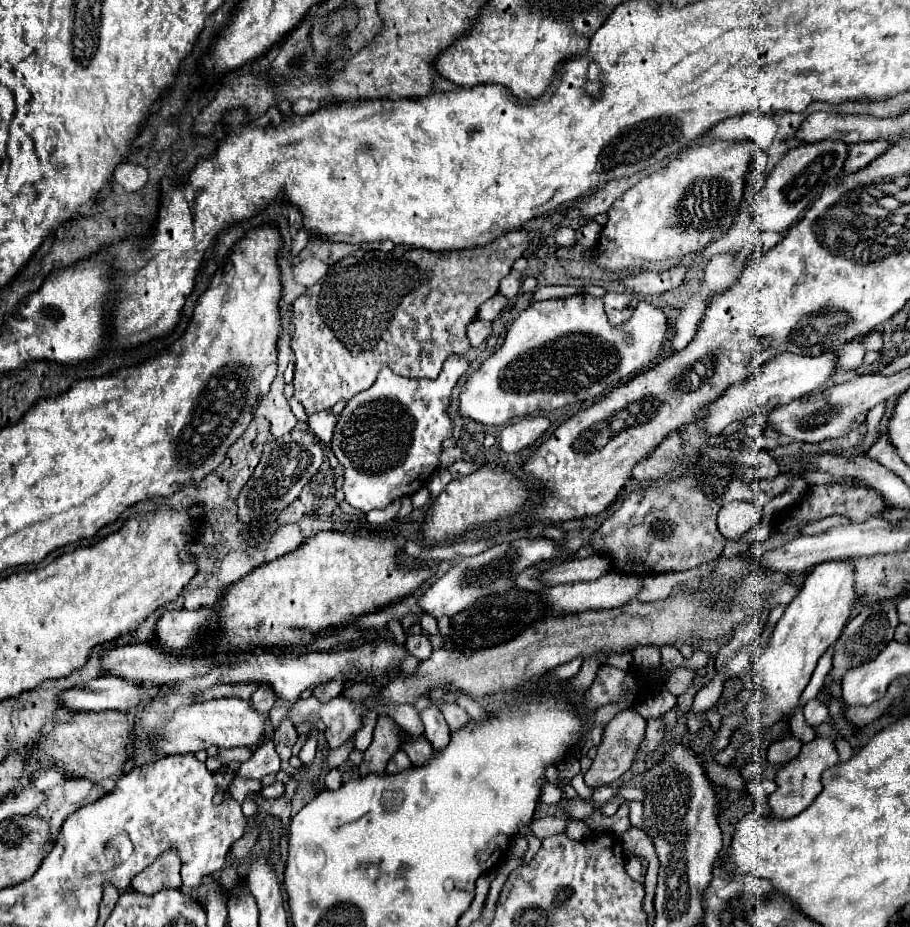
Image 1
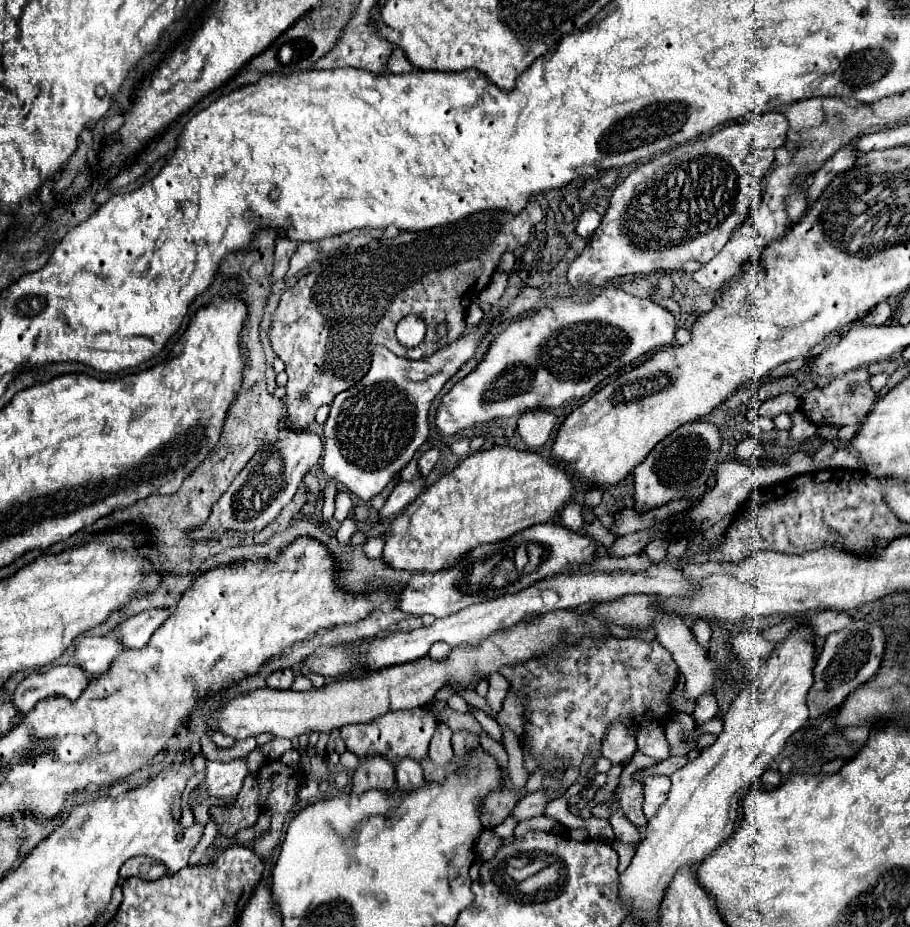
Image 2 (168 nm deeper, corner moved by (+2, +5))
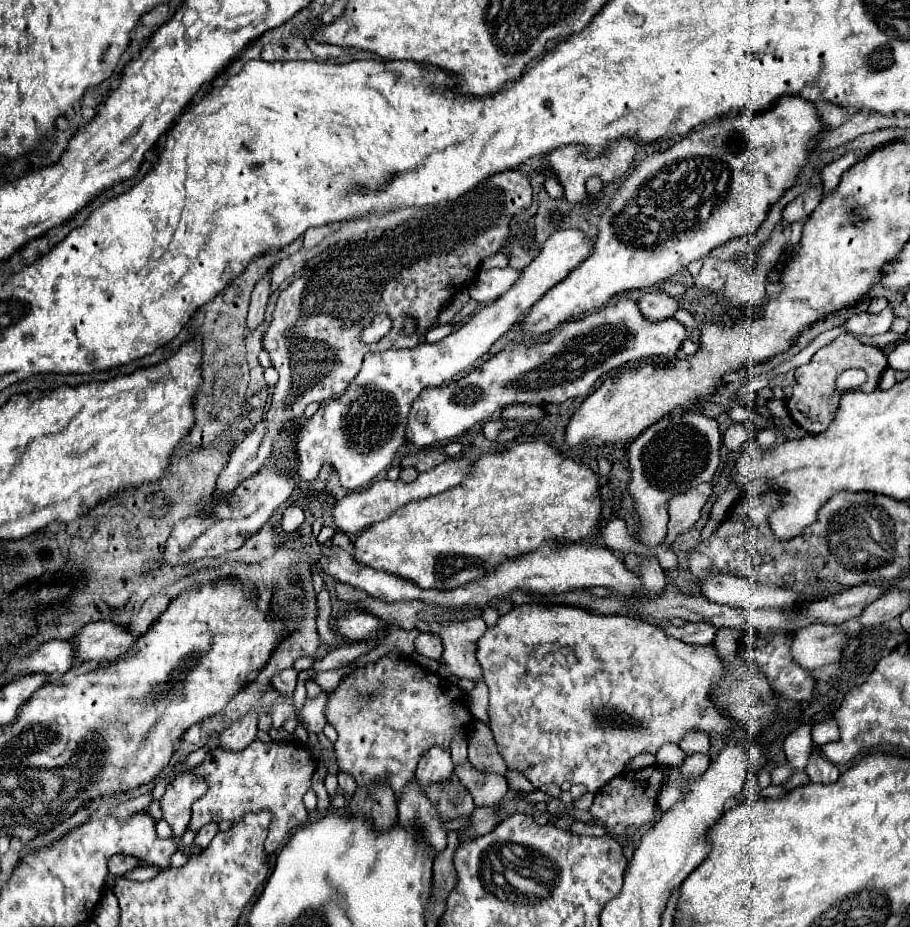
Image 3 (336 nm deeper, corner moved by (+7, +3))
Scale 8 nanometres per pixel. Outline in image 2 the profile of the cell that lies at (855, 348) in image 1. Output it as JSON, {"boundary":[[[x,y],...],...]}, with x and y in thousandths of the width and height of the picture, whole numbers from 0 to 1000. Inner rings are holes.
{"boundary":[[[969,325],[967,329],[963,329],[963,333],[958,333],[949,344],[947,344],[947,351],[958,351],[958,353],[967,353],[971,351],[980,340],[980,333],[974,325]]]}

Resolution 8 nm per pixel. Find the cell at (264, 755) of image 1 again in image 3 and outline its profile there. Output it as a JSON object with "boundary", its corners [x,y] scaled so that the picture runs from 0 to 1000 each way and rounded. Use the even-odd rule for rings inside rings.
{"boundary":[[[210,832],[197,836],[177,860],[179,883],[186,888],[190,896],[190,905],[197,905],[205,896],[205,888],[210,883],[210,868],[227,853],[223,840],[214,838]]]}

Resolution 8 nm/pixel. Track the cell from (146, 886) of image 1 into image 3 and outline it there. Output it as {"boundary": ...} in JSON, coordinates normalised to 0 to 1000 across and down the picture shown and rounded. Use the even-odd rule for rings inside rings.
{"boundary":[[[124,922],[118,933],[120,933],[120,942],[124,946],[133,946],[135,942],[140,942],[140,940],[151,935],[151,927],[144,924],[144,922]]]}

